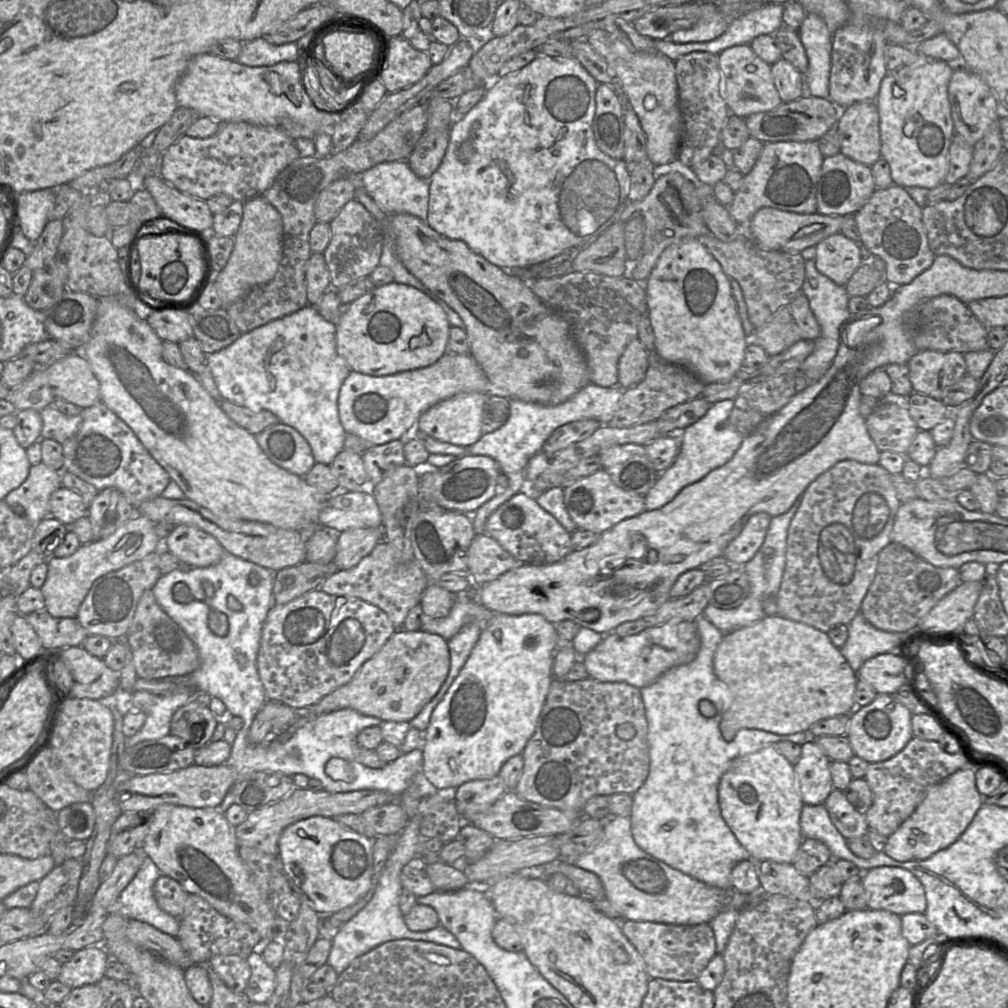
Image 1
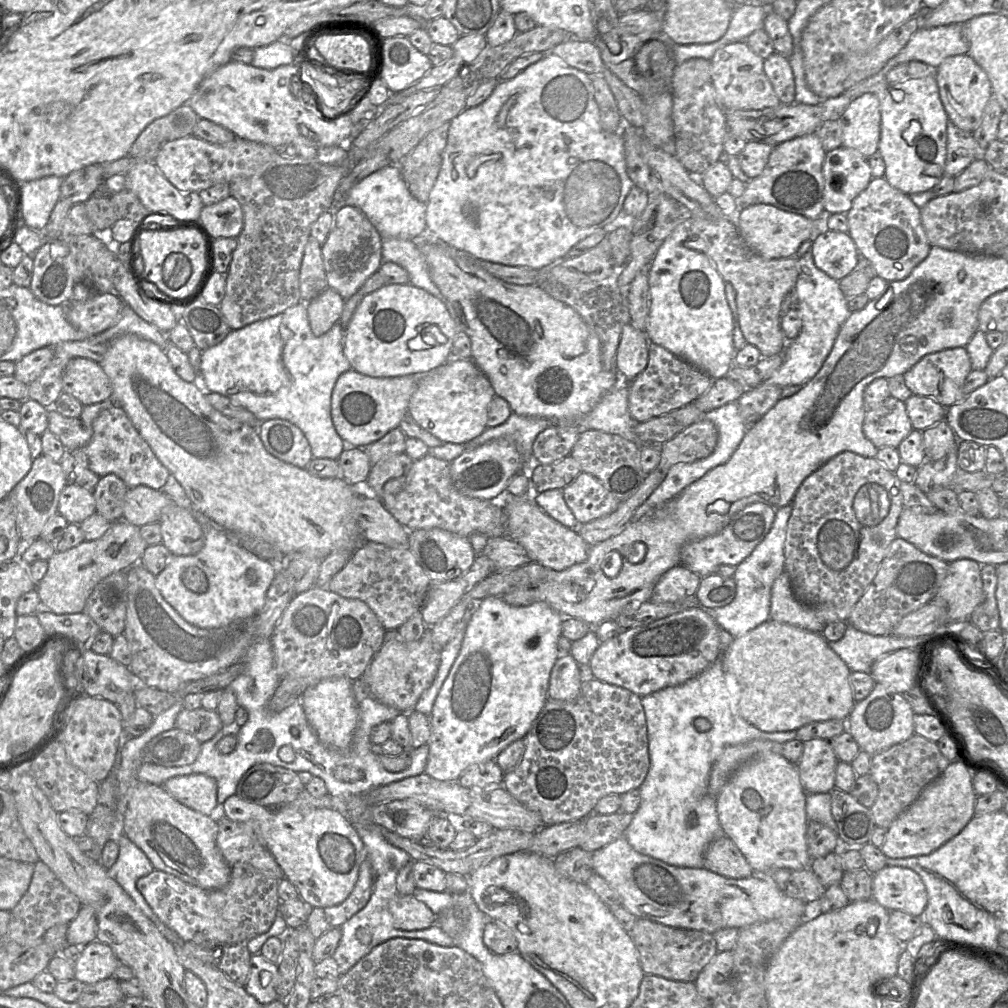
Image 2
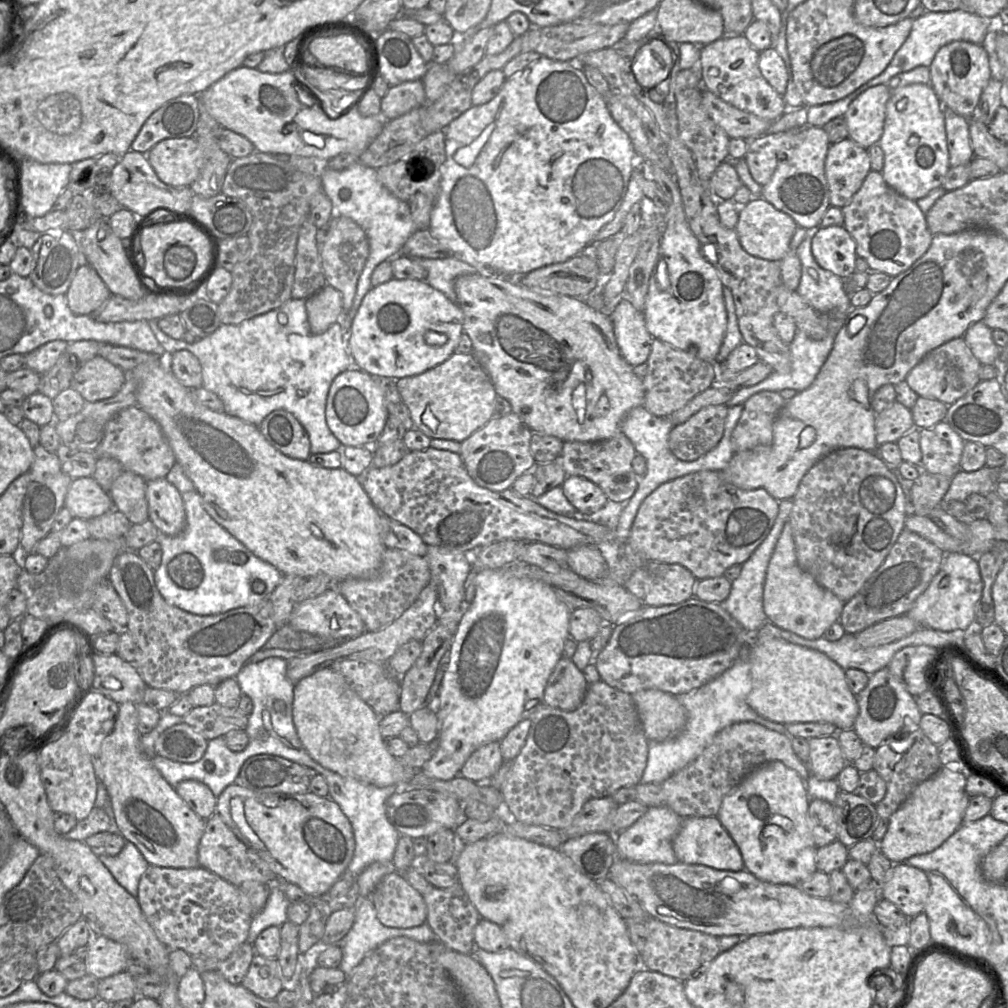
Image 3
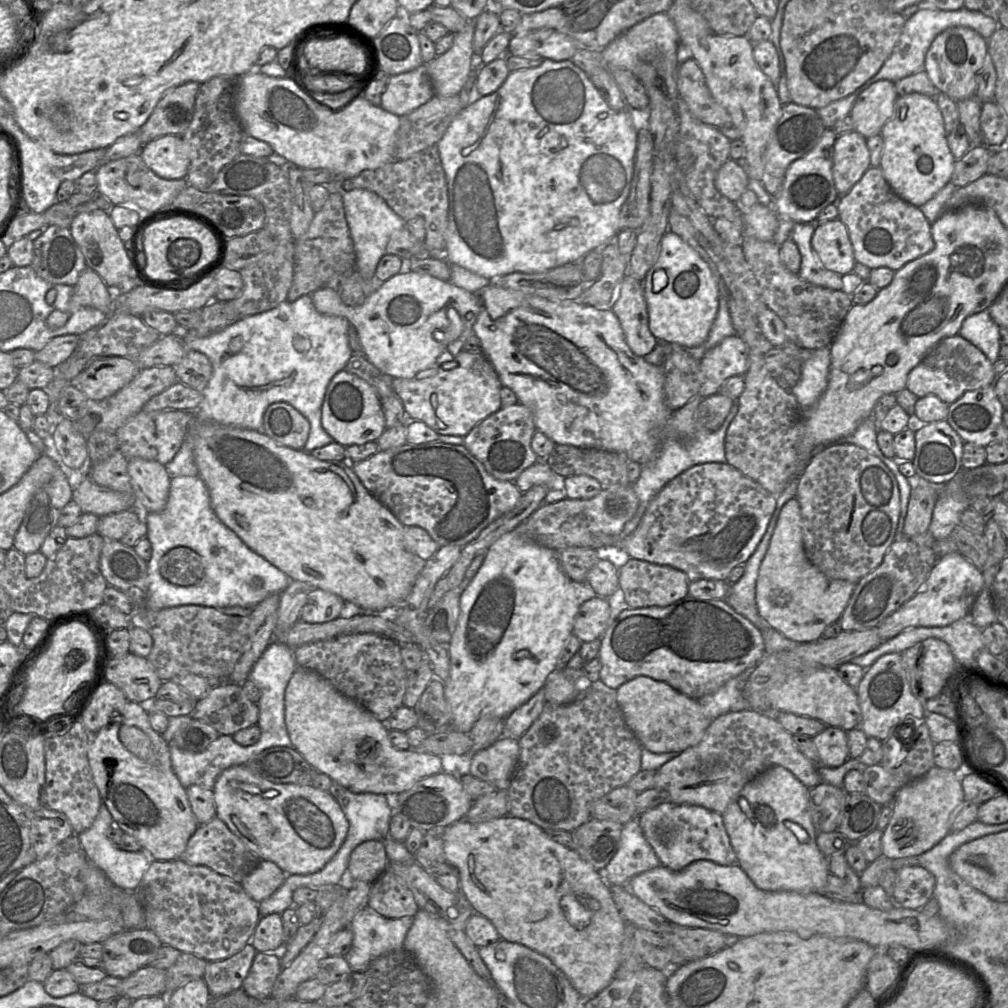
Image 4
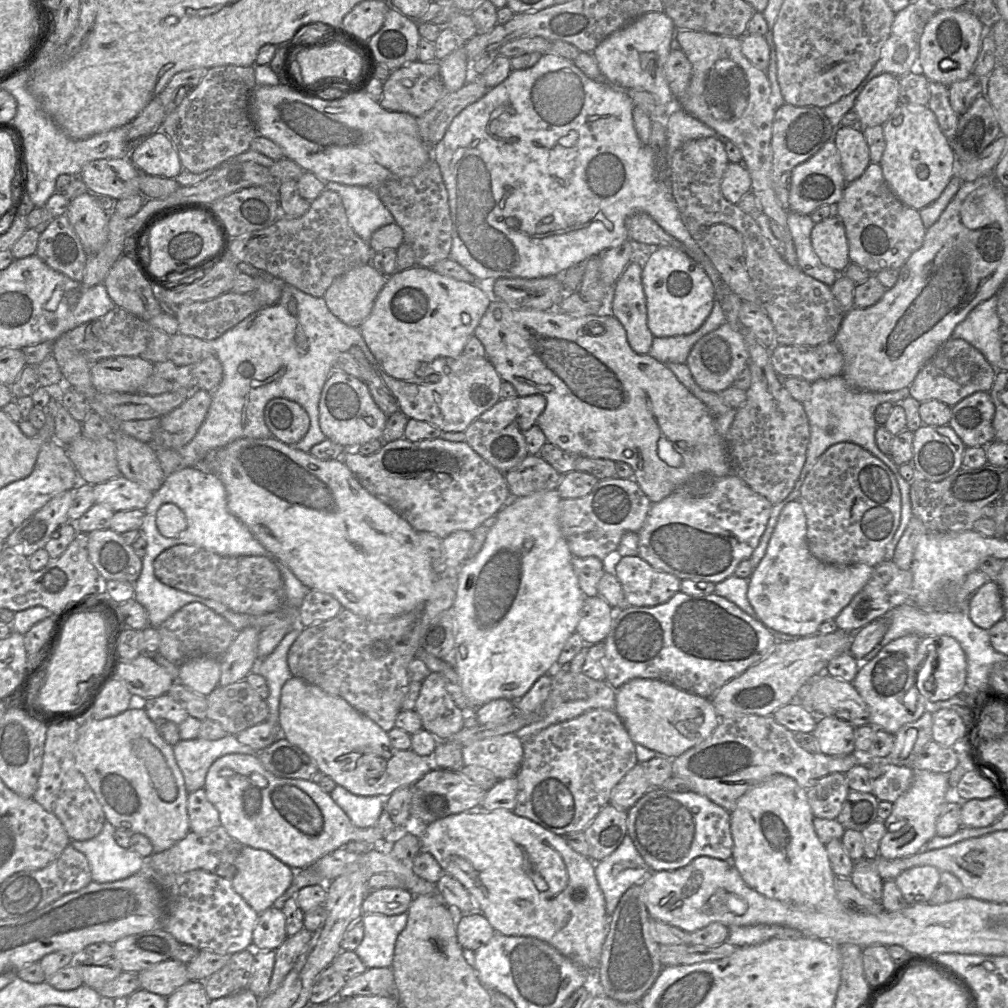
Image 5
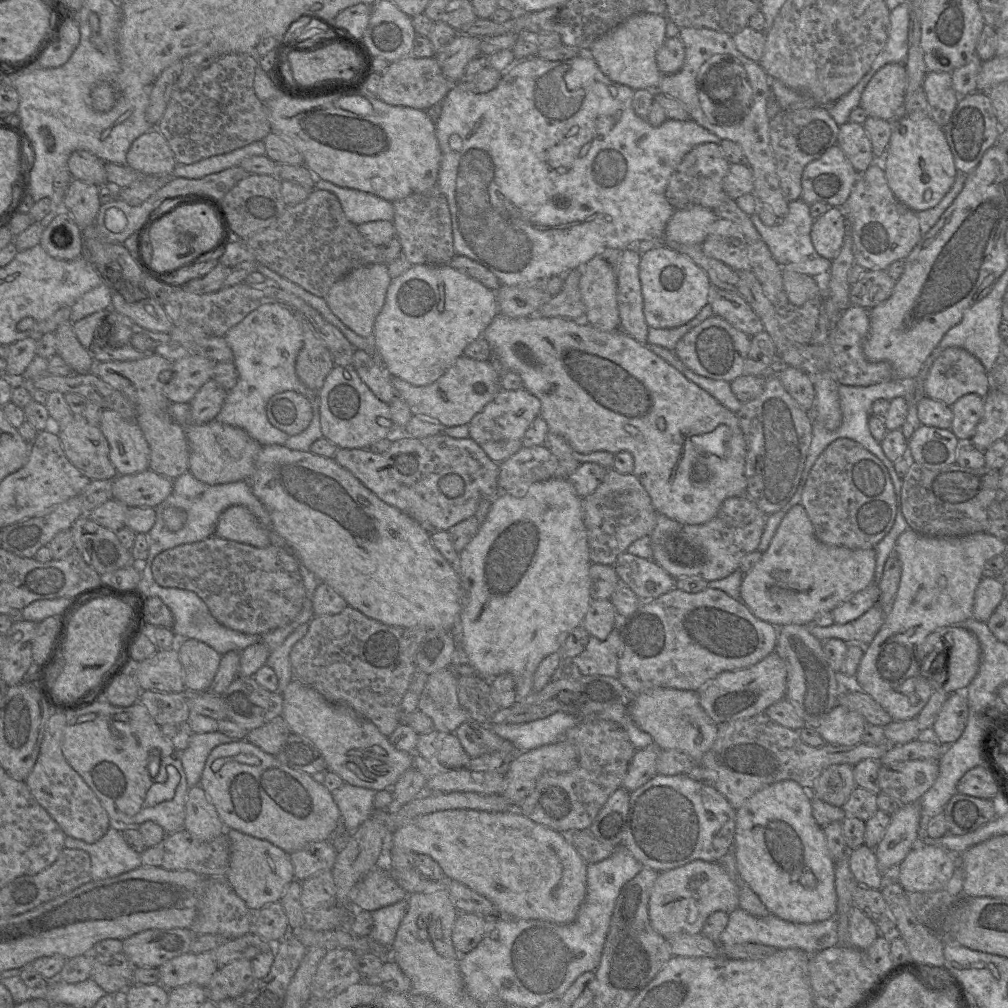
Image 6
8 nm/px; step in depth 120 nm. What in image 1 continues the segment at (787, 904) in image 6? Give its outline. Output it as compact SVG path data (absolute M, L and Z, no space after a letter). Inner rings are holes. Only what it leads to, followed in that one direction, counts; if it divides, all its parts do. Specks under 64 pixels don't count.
M775 746L737 758L720 780L722 818L754 861L792 864L804 839L800 825L803 806L794 765Z

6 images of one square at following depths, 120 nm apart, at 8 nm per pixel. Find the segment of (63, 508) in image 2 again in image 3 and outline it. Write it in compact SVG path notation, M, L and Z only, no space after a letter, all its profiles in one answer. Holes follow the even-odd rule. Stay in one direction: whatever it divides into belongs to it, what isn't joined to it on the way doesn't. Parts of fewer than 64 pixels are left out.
M93 477L73 479L65 500L66 507L74 518L92 520L114 509L113 501Z

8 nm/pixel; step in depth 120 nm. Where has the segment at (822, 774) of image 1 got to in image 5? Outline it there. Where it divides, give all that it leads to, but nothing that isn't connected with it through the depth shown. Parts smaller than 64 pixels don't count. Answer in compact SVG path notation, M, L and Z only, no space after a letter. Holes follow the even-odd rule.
M835 716L818 719L813 732L820 752L830 756L845 756L855 750L855 728L846 720Z

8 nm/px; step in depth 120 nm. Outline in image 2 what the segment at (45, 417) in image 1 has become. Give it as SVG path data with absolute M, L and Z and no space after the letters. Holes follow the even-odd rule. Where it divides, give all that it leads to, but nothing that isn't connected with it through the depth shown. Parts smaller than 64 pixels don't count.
M113 400L85 405L76 418L64 417L53 408L48 409L48 431L54 434L67 452L86 446L93 435L93 422L104 409L115 404Z

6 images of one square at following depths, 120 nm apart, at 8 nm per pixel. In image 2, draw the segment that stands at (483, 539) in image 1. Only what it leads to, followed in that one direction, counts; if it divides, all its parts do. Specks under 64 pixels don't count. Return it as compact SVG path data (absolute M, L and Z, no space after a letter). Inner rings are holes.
M509 537L490 538L482 554L493 562L495 572L508 571L531 563L526 550Z

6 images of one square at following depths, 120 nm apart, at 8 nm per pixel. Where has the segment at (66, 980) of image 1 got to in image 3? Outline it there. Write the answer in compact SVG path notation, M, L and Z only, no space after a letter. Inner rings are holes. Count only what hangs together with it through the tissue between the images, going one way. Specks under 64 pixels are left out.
M105 936L92 938L89 944L88 957L83 960L87 975L99 980L126 971L131 957L128 948Z

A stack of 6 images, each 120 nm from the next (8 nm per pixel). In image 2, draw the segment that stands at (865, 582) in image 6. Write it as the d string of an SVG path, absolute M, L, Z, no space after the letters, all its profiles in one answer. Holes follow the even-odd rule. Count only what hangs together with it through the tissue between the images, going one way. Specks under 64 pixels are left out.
M785 571L776 578L771 588L770 619L814 633L821 633L826 625L813 609L796 598Z

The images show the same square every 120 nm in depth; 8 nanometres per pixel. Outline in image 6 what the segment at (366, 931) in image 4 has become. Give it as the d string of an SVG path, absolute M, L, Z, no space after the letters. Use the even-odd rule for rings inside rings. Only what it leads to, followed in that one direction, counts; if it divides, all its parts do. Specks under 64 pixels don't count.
M407 898L371 912L373 929L370 938L383 949L390 949L407 909Z

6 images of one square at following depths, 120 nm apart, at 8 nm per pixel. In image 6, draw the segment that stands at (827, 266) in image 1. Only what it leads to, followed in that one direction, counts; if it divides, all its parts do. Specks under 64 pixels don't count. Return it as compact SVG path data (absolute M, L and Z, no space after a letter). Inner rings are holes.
M830 207L814 220L811 240L816 252L832 261L840 252L846 234L846 218L840 207Z

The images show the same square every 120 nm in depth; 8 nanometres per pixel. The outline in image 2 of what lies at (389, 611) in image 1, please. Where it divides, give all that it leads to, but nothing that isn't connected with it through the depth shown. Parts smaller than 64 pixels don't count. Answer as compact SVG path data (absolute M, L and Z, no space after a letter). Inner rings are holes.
M364 542L344 568L327 585L327 589L347 599L364 602L374 612L386 631L398 630L423 605L432 581L416 561L409 547L388 547L375 542Z

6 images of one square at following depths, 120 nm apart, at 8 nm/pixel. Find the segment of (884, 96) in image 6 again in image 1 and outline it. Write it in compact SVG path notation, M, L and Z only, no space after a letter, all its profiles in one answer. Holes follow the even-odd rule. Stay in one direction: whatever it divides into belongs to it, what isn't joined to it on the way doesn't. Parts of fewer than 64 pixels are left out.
M875 101L856 102L844 109L836 124L840 153L871 167L881 158L879 113Z

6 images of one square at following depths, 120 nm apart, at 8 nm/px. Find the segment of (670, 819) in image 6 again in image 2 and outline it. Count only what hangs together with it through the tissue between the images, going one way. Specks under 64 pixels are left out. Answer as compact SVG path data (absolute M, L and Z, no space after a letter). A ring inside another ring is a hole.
M726 835L715 839L708 846L703 867L732 879L744 879L755 874L745 856Z

